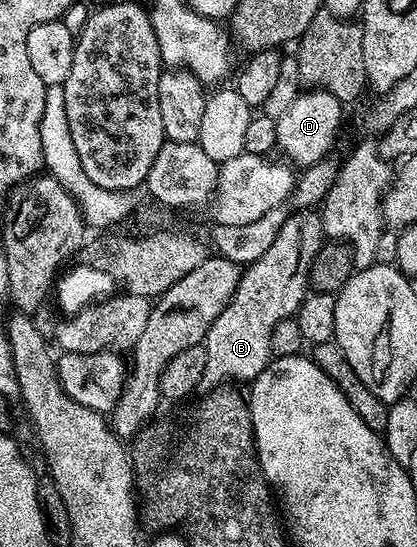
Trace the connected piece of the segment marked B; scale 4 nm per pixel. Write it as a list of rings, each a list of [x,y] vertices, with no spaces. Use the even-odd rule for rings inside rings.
[[[295,210],[281,226],[273,246],[261,258],[242,269],[233,298],[225,310],[217,314],[203,344],[204,389],[239,382],[235,380],[250,382],[271,363],[273,357],[269,350],[269,338],[273,334],[273,326],[282,320],[292,319],[298,312],[301,302],[309,294],[310,268],[324,243],[322,215],[315,210]]]

